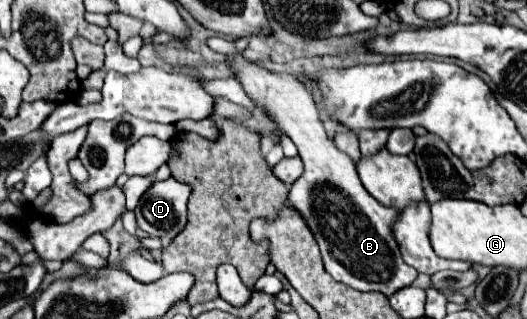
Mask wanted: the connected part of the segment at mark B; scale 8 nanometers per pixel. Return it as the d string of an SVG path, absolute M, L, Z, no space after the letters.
M232 55L228 59L236 71L236 79L244 85L248 97L270 113L270 119L296 143L298 155L304 161L304 173L294 181L288 201L302 213L310 225L324 259L326 271L358 291L380 291L390 297L394 291L412 285L416 271L402 261L398 243L390 233L390 225L398 219L398 211L380 205L360 183L354 161L334 147L328 139L312 91L304 87L294 75L276 75L256 63Z

